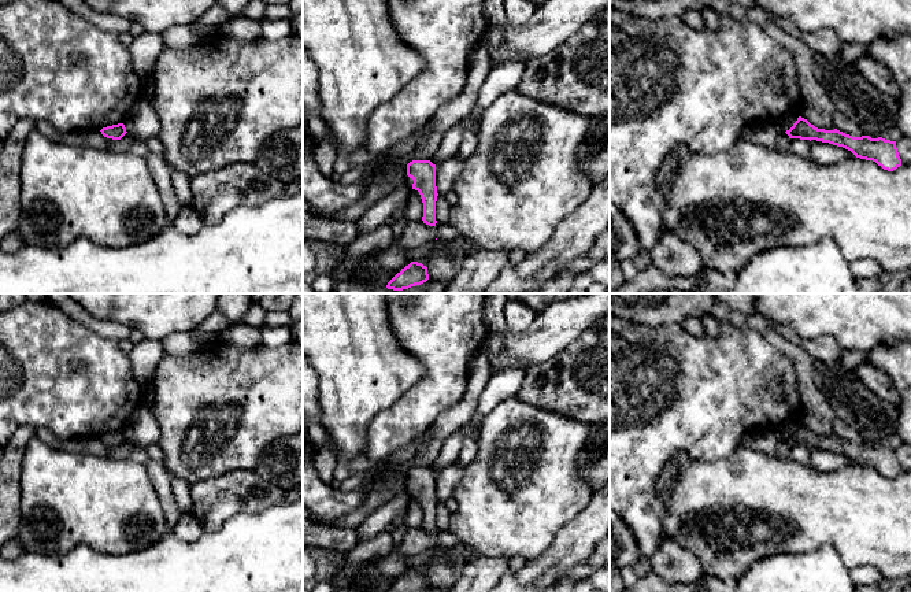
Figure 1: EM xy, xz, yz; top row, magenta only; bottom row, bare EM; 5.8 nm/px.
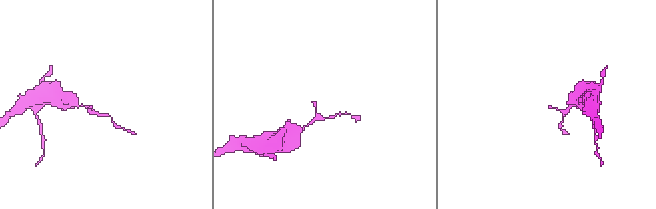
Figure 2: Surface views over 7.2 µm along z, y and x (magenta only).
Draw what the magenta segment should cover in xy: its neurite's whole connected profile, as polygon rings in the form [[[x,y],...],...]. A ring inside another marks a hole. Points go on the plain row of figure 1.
[[[123,430],[103,434],[101,441],[107,445],[121,447],[127,439]]]

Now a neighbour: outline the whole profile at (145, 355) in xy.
[[[144,337],[129,352],[134,378],[142,391],[141,404],[147,407],[155,403],[153,373],[164,355],[162,341]]]

